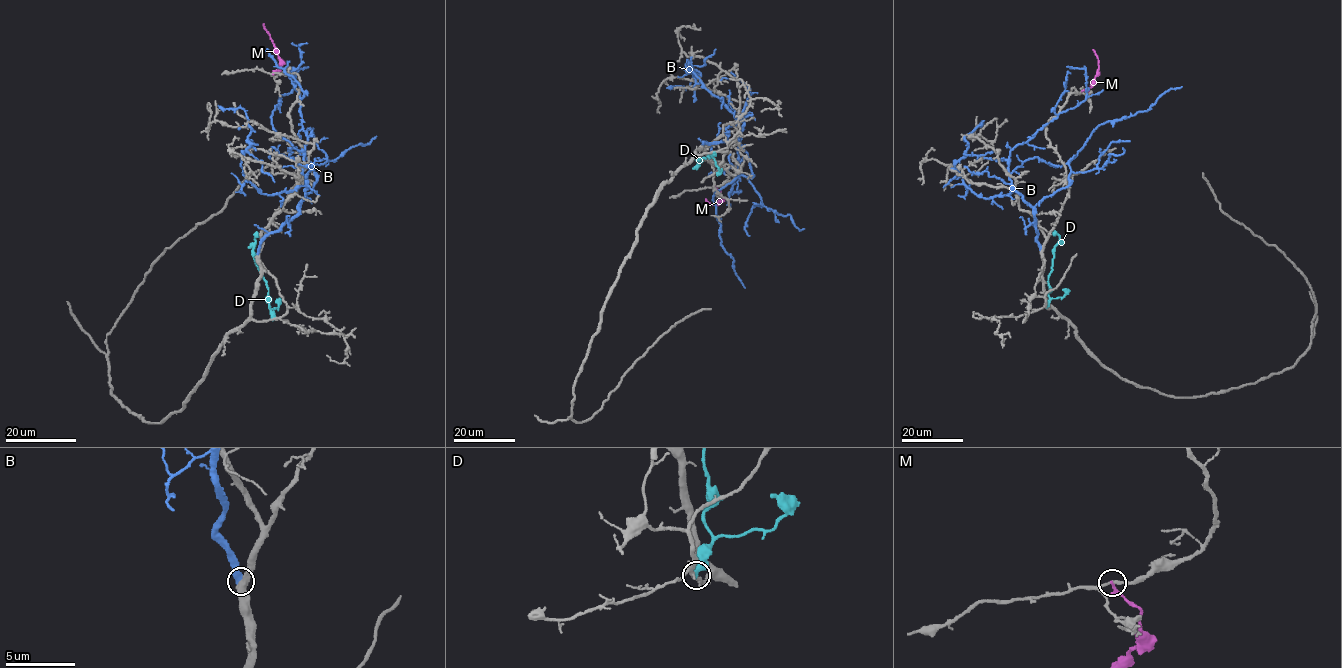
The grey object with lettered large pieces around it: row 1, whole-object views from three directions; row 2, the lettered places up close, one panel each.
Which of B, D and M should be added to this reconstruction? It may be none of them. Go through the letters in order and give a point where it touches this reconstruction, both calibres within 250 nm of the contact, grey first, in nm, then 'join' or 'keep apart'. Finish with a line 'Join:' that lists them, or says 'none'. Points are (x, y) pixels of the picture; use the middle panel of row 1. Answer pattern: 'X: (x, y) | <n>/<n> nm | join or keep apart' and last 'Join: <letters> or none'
B: (701, 147) | 480/440 nm | keep apart
D: (714, 152) | 280/550 nm | keep apart
M: (715, 186) | 170/200 nm | keep apart
Join: none

